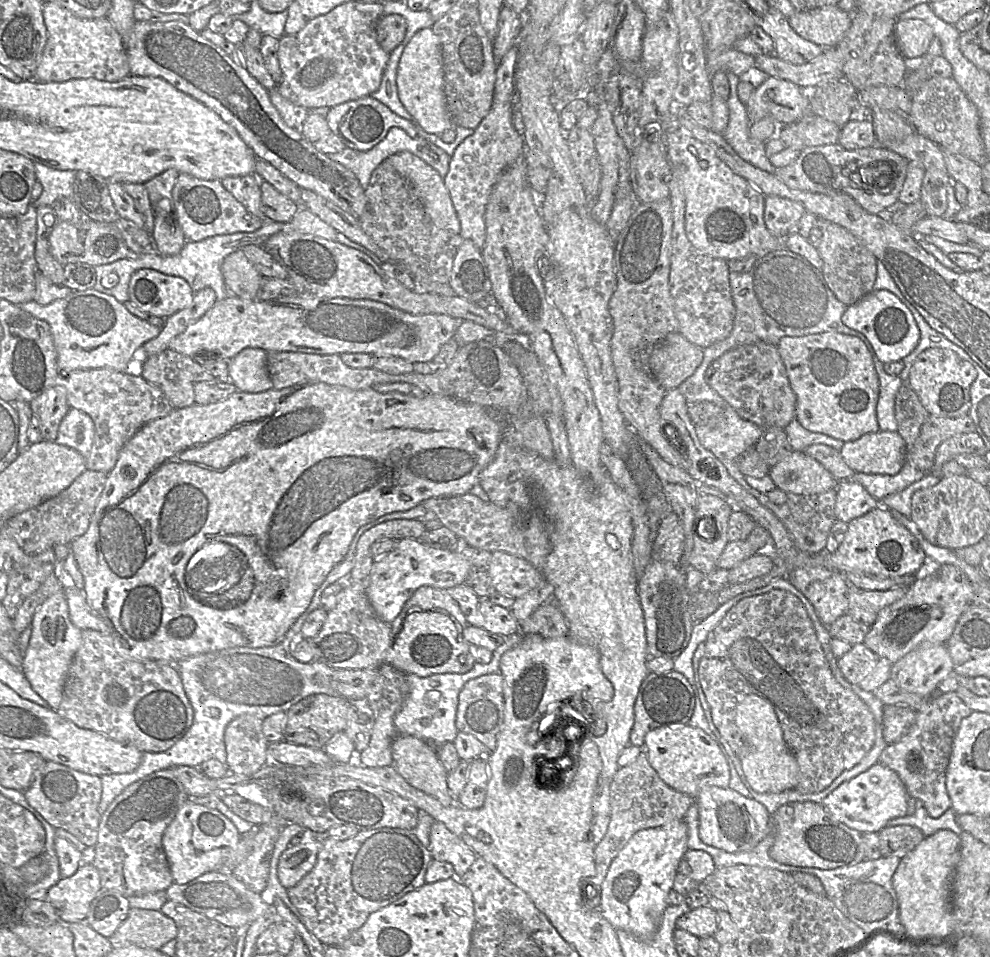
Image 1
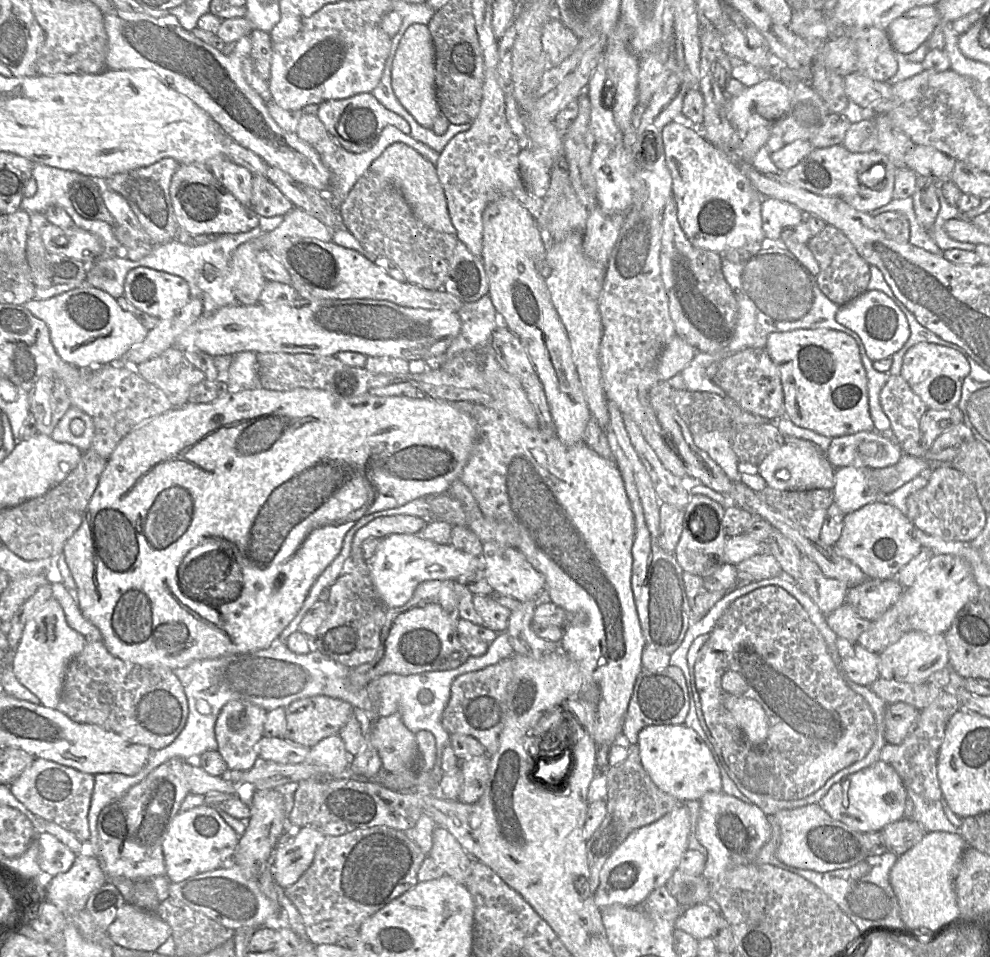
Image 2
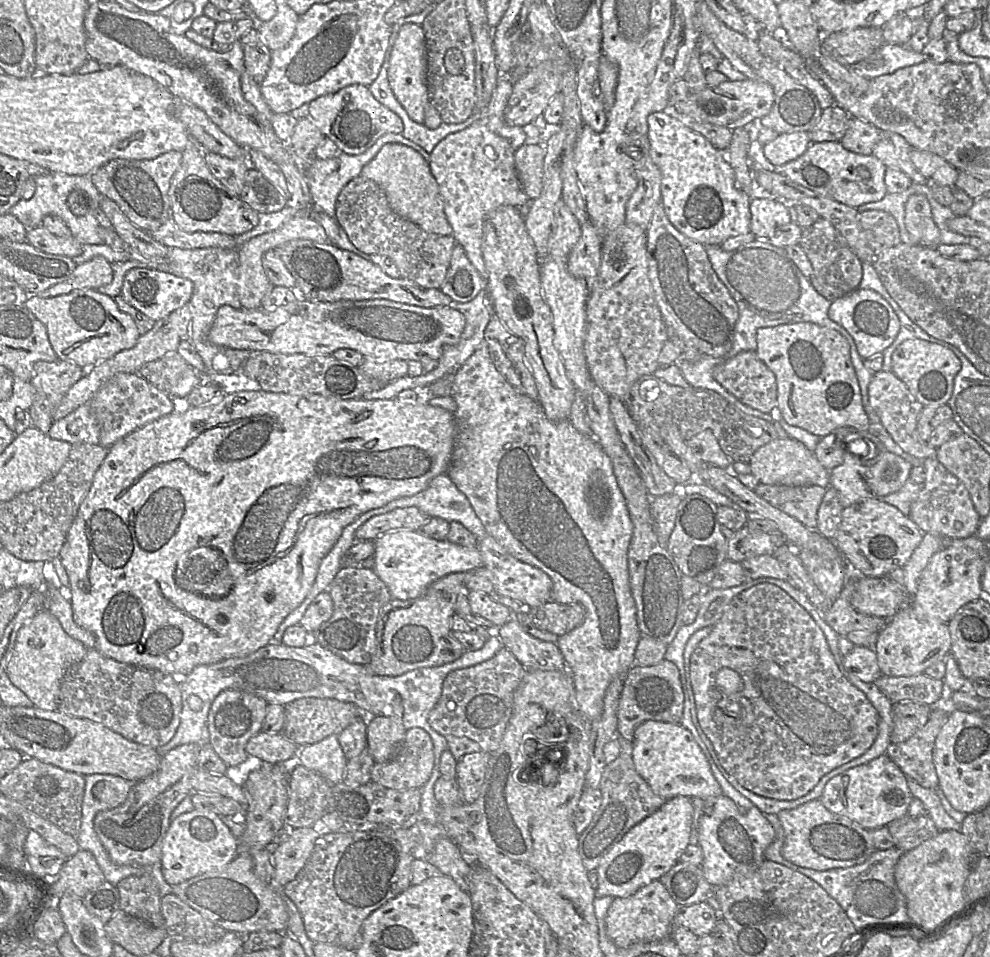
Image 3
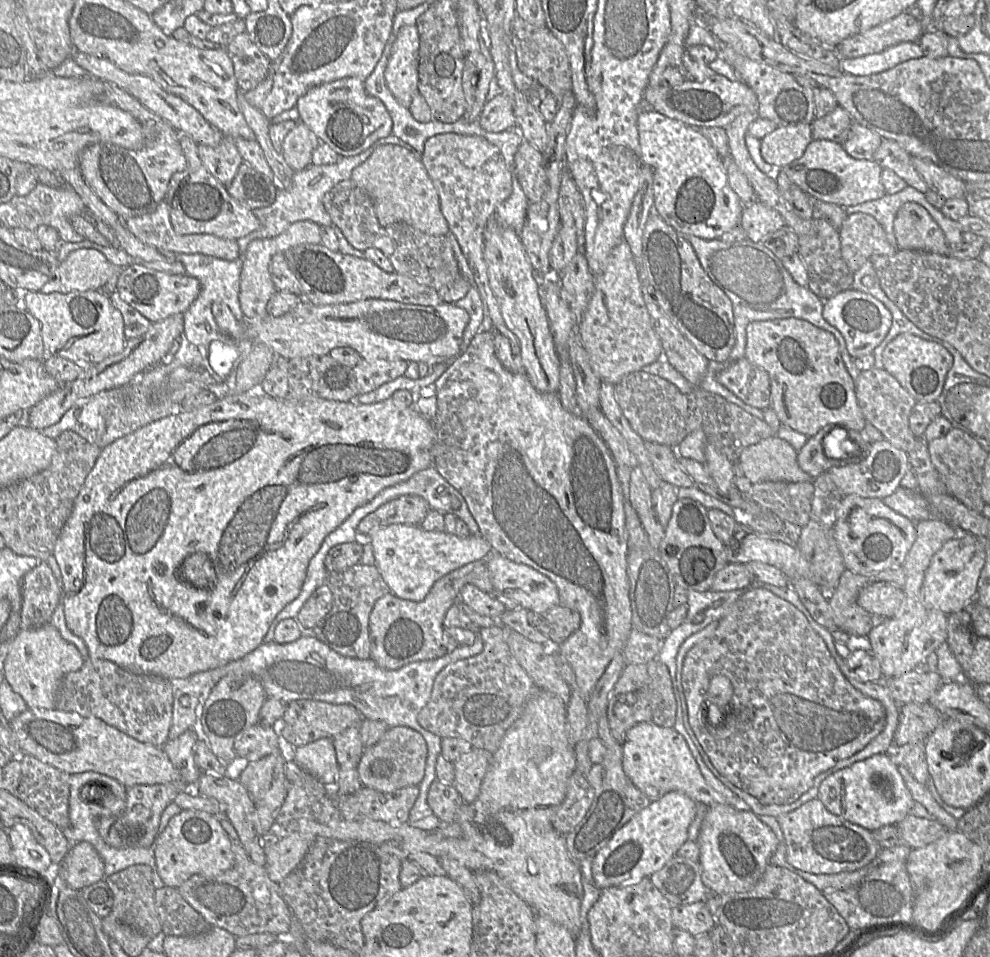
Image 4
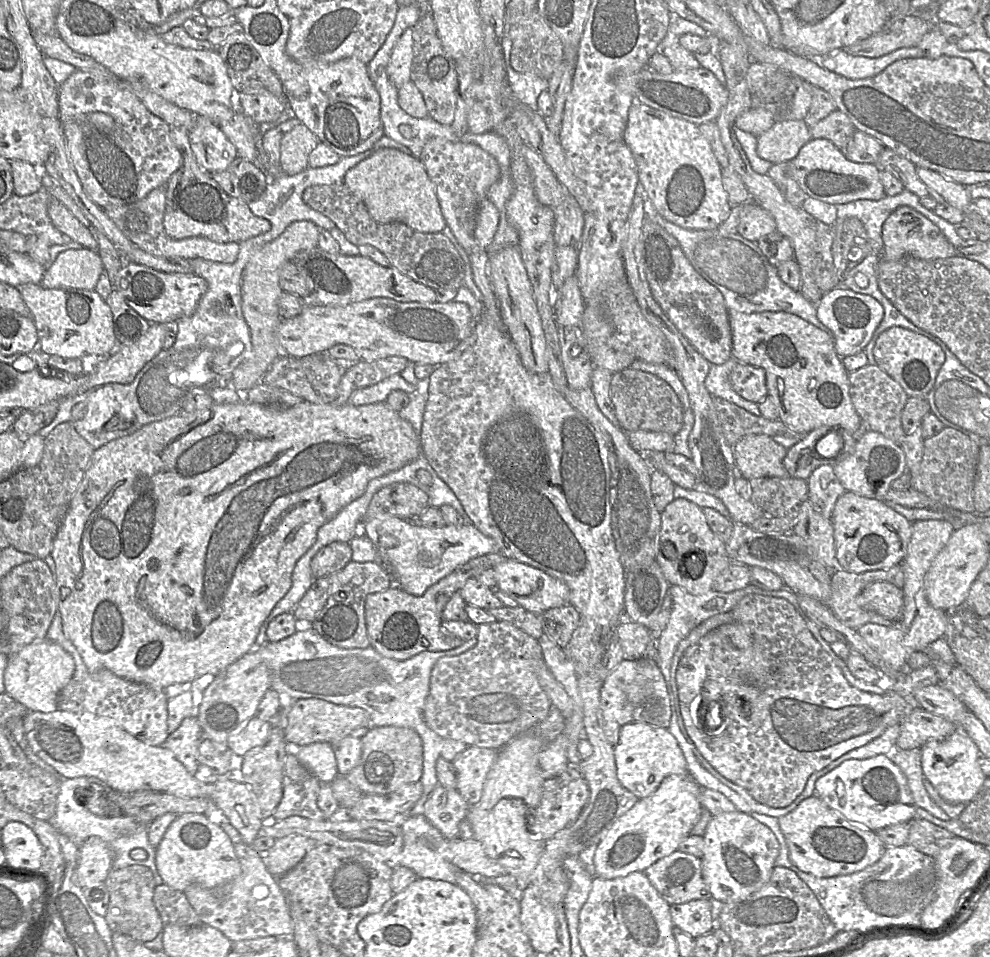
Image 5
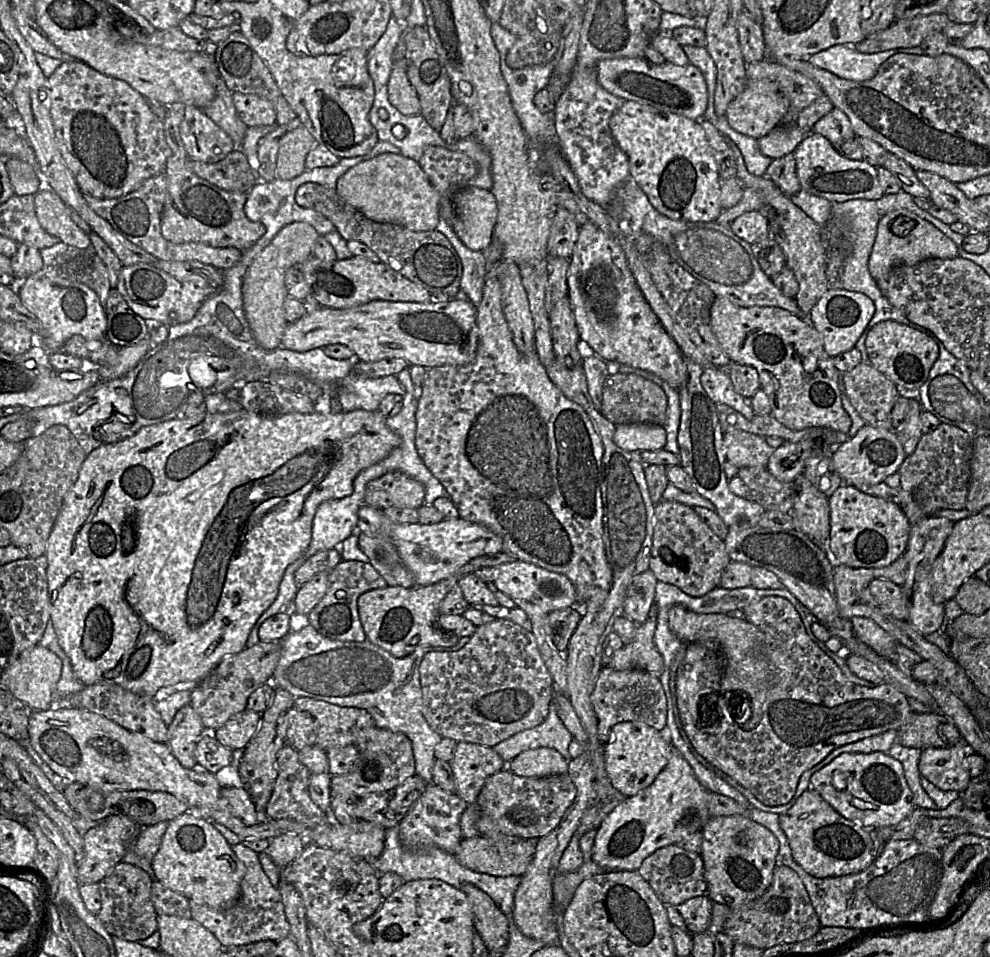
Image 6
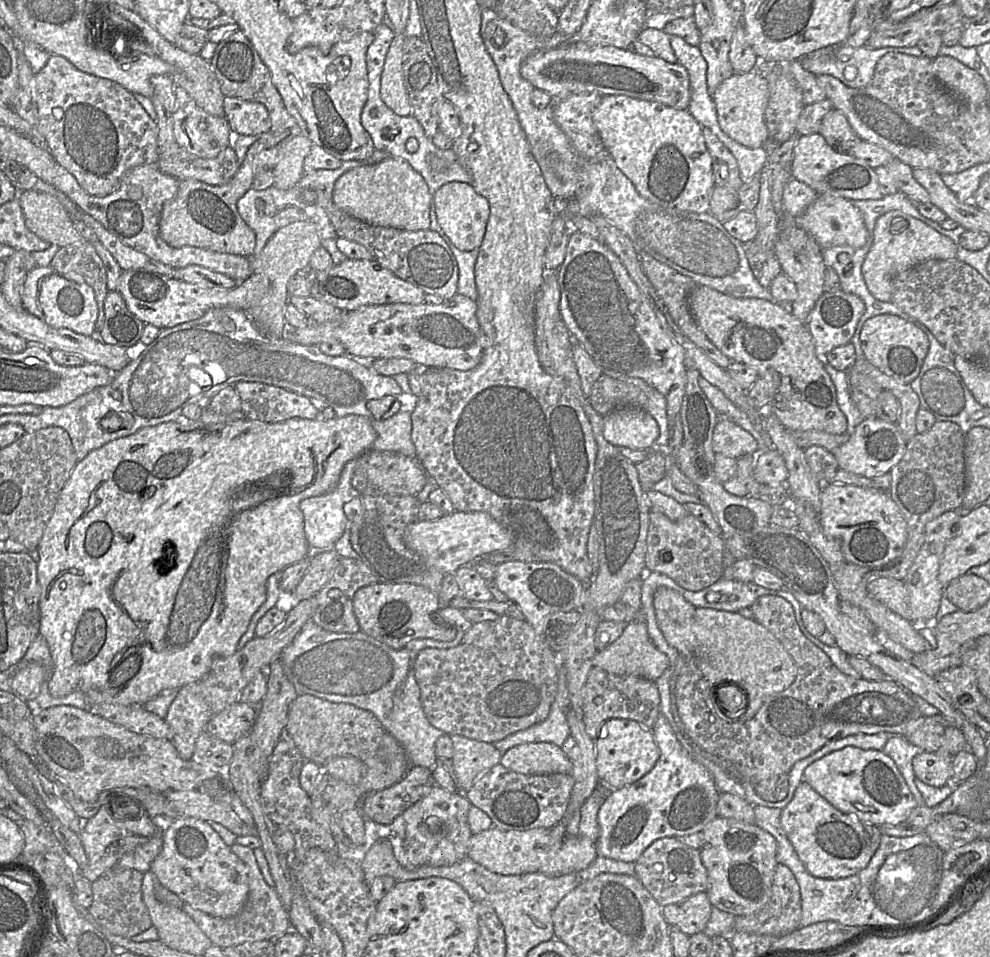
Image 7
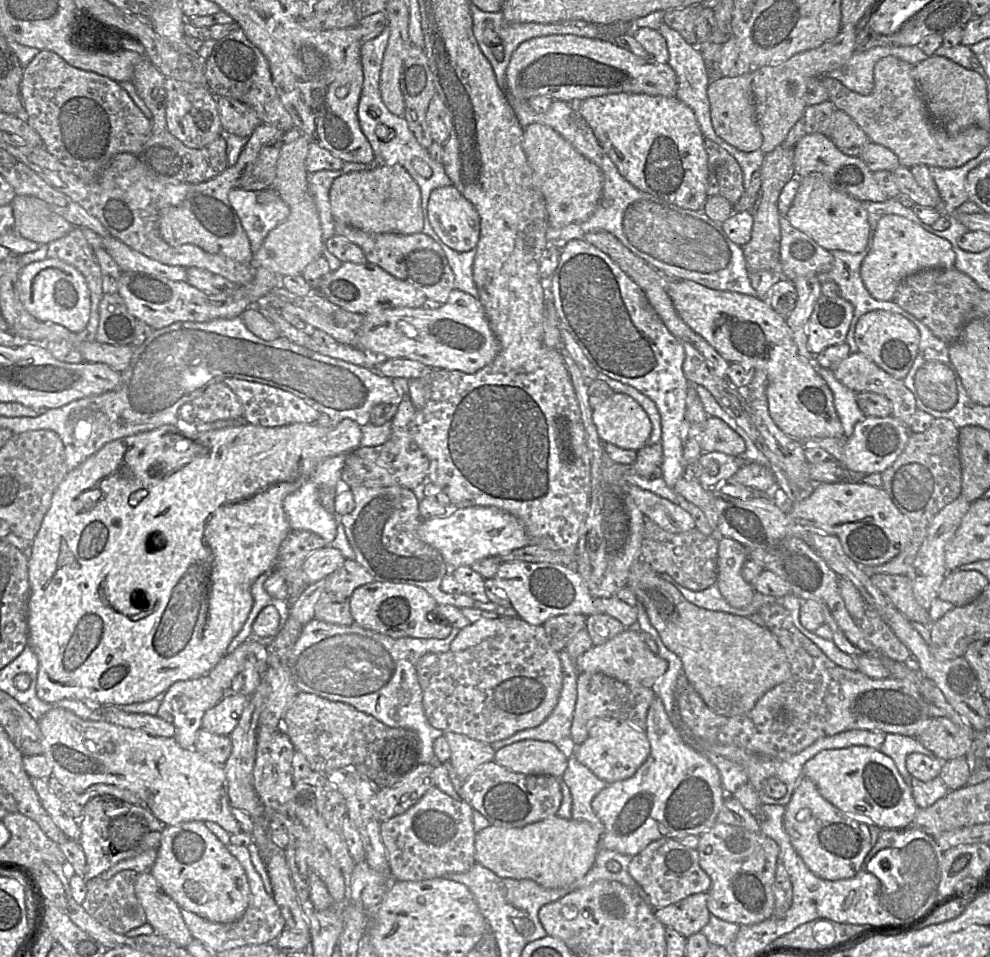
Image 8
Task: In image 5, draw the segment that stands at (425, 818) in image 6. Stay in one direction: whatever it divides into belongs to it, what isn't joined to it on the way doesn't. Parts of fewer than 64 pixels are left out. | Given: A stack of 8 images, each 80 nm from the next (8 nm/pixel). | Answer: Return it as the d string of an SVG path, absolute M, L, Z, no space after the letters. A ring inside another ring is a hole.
M437 785L424 805L423 816L445 839L459 838L459 824L466 818L470 805L455 788Z

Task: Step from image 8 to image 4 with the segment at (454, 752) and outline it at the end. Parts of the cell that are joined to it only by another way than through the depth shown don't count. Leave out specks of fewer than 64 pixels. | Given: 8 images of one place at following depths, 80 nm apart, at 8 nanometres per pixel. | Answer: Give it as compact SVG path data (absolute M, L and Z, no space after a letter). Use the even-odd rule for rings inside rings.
M473 748L454 762L454 786L464 803L471 804L478 798L492 754L484 749Z

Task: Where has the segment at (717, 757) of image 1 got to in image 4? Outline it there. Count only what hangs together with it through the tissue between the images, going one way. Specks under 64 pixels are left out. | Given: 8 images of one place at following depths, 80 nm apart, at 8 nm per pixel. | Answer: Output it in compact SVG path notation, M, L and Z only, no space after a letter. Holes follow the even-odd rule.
M648 722L639 723L627 731L622 751L624 773L651 801L668 792L678 791L696 803L707 806L727 804L726 798L706 782L685 738L673 727L661 727Z

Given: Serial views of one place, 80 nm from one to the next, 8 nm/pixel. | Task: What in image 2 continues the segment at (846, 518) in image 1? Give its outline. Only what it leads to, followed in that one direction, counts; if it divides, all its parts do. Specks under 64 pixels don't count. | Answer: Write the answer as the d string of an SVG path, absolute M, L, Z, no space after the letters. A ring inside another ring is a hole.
M845 466L841 468L837 468L834 473L834 486L832 488L833 496L834 496L834 503L839 507L839 509L846 515L853 511L858 510L859 508L863 507L866 504L879 501L879 490L876 487L876 481L872 480L872 473L869 473L869 469L874 468L867 468L864 466Z

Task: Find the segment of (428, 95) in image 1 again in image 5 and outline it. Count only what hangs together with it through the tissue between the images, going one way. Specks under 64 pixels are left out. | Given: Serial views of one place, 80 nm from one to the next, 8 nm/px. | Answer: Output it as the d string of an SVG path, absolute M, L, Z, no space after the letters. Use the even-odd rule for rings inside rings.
M407 28L396 42L387 67L388 77L397 89L411 81L412 61L413 31Z

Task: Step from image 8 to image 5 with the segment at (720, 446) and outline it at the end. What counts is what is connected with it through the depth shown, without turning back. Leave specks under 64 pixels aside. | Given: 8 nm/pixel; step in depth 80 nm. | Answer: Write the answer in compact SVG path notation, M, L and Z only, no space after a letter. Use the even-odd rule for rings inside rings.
M748 435L740 439L733 447L733 455L740 476L750 480L760 477L787 477L783 461L787 454L784 446L767 435Z

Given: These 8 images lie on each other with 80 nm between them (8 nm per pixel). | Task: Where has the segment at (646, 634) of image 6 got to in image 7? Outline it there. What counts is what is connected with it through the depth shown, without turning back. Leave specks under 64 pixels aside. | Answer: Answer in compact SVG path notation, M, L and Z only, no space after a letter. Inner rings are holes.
M640 608L638 620L627 623L617 640L607 648L599 650L592 660L592 665L594 668L600 668L612 674L638 676L655 682L669 667L669 660L652 642Z

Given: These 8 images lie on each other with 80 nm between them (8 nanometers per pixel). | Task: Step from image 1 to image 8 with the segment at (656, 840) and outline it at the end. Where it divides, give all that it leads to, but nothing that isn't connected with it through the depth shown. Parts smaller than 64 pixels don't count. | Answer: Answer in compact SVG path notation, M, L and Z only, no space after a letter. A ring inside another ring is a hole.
M658 696L648 709L644 732L650 743L650 753L646 761L632 777L608 784L592 801L593 811L604 825L600 848L630 856L635 856L650 843L661 838L700 836L718 821L719 811L727 795L718 769L706 755L683 742Z

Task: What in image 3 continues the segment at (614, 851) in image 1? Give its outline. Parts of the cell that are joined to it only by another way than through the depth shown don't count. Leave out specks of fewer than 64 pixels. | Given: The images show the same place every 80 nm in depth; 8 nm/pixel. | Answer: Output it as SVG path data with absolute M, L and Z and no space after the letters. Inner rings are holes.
M618 734L614 740L620 748L618 757L608 763L602 773L599 790L602 800L590 824L578 835L578 851L587 871L597 870L605 855L635 825L656 812L666 799L655 794L649 784L637 773L633 758L632 742Z

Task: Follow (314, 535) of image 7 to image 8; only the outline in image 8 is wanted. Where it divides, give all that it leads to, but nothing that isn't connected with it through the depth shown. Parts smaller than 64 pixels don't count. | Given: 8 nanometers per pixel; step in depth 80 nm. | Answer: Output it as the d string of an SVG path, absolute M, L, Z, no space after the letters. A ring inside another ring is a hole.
M340 454L321 461L309 479L296 491L285 497L283 509L291 530L307 530L319 535L327 545L331 545L337 534L339 517L334 501L337 493L346 485L341 478L347 454Z

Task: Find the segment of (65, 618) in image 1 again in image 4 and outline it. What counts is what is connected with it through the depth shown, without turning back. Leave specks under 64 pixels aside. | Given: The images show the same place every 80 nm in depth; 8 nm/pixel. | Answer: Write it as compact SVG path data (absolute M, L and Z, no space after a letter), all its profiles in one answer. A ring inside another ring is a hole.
M47 623L16 634L4 662L4 679L24 699L29 709L54 709L60 681L66 674L79 670L84 662L77 647Z

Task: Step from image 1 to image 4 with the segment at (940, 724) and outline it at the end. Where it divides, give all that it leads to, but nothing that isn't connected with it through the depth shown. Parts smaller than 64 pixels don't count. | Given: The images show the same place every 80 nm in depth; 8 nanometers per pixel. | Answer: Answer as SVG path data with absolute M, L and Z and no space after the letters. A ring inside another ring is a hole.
M925 741L893 745L886 753L896 766L905 767L920 783L926 784L930 774L926 760Z

